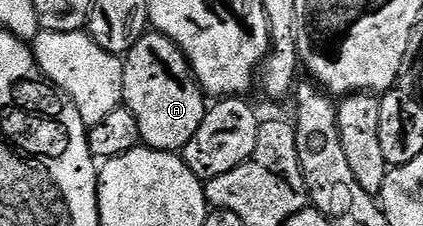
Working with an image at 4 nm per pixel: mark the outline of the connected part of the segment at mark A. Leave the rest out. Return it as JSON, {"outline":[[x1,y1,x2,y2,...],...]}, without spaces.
{"outline":[[149,30,128,50,124,59,123,106,134,113,143,146,153,151,180,153,190,137,198,133,198,125,202,125,206,96,182,49,159,31]]}

